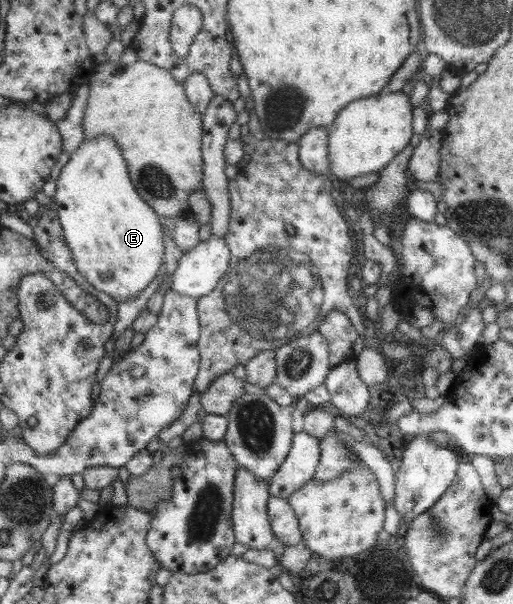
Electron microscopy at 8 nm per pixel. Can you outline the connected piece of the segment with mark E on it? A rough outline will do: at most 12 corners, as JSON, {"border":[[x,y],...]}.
{"border":[[115,138],[84,139],[55,211],[77,269],[117,303],[163,271],[160,217]]}

